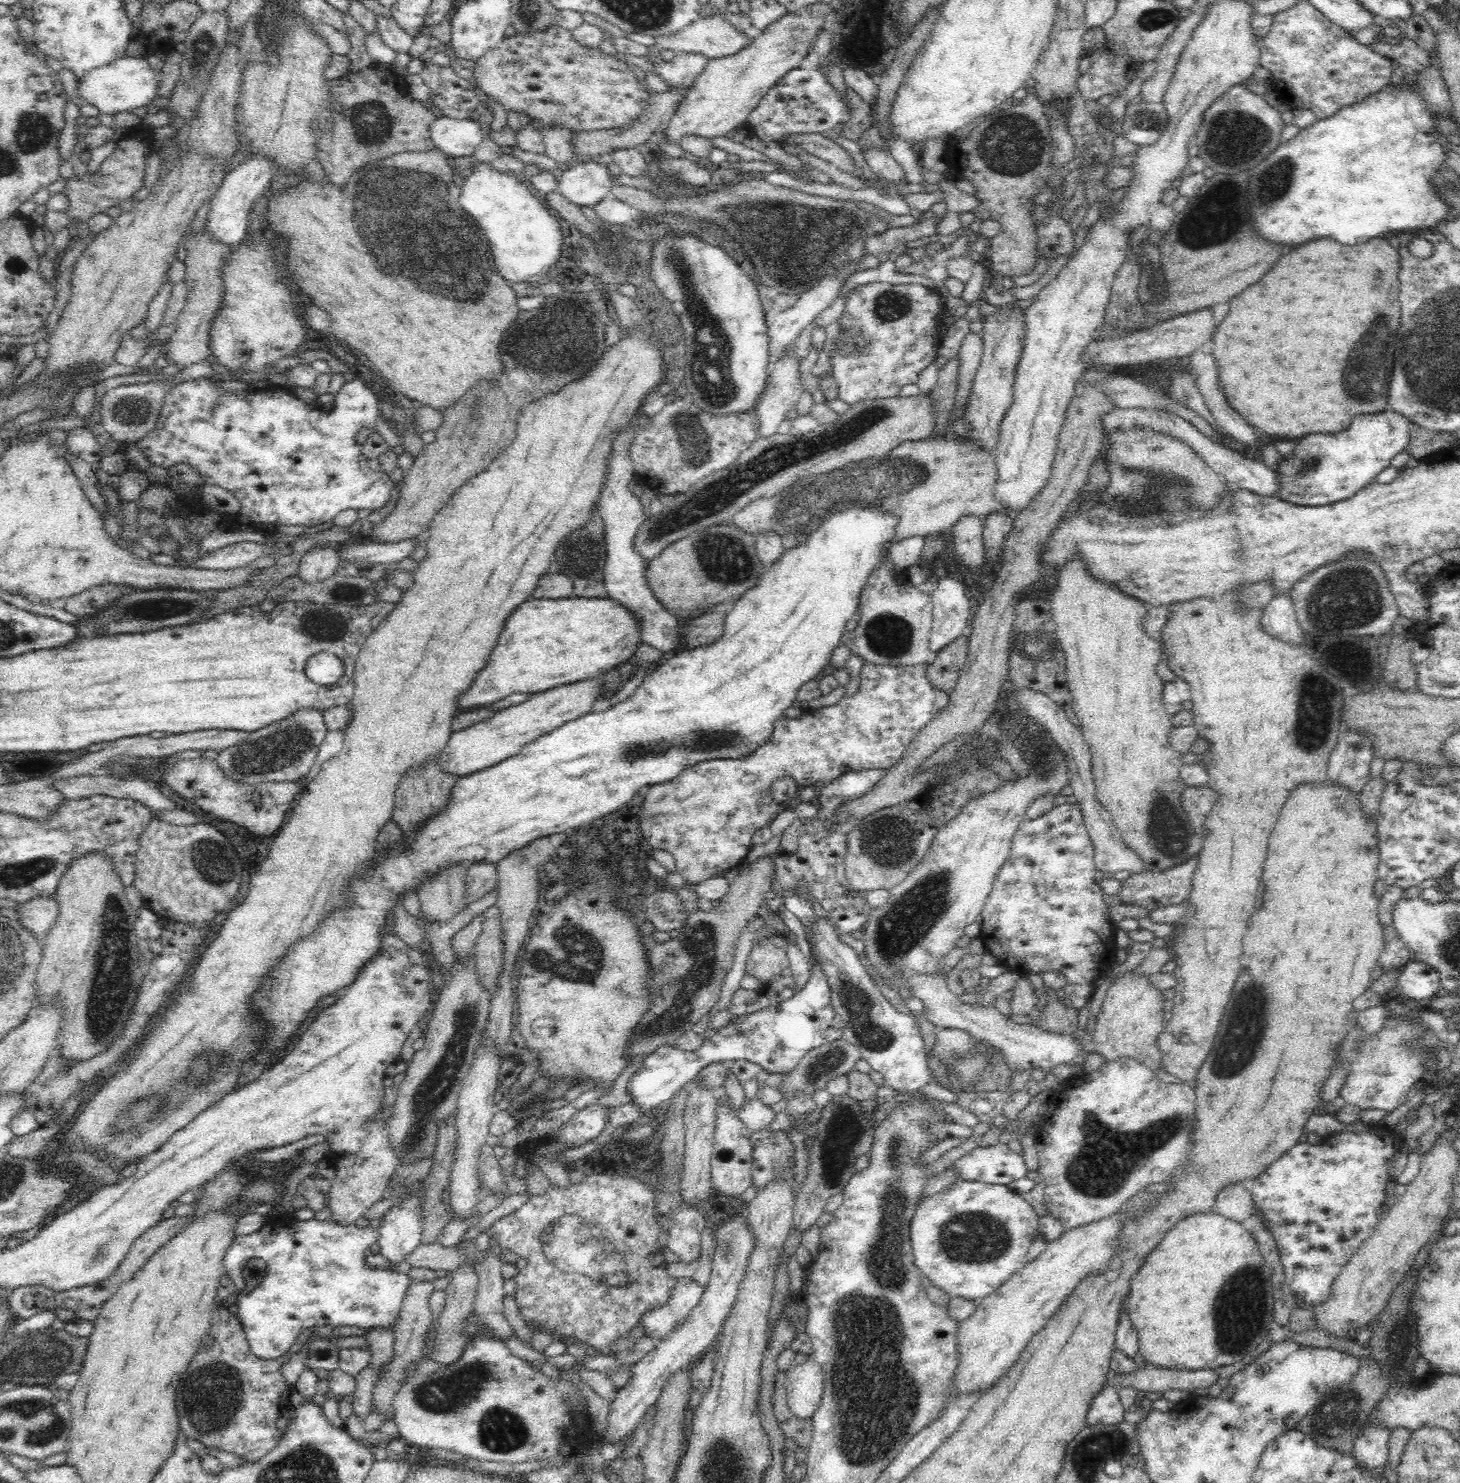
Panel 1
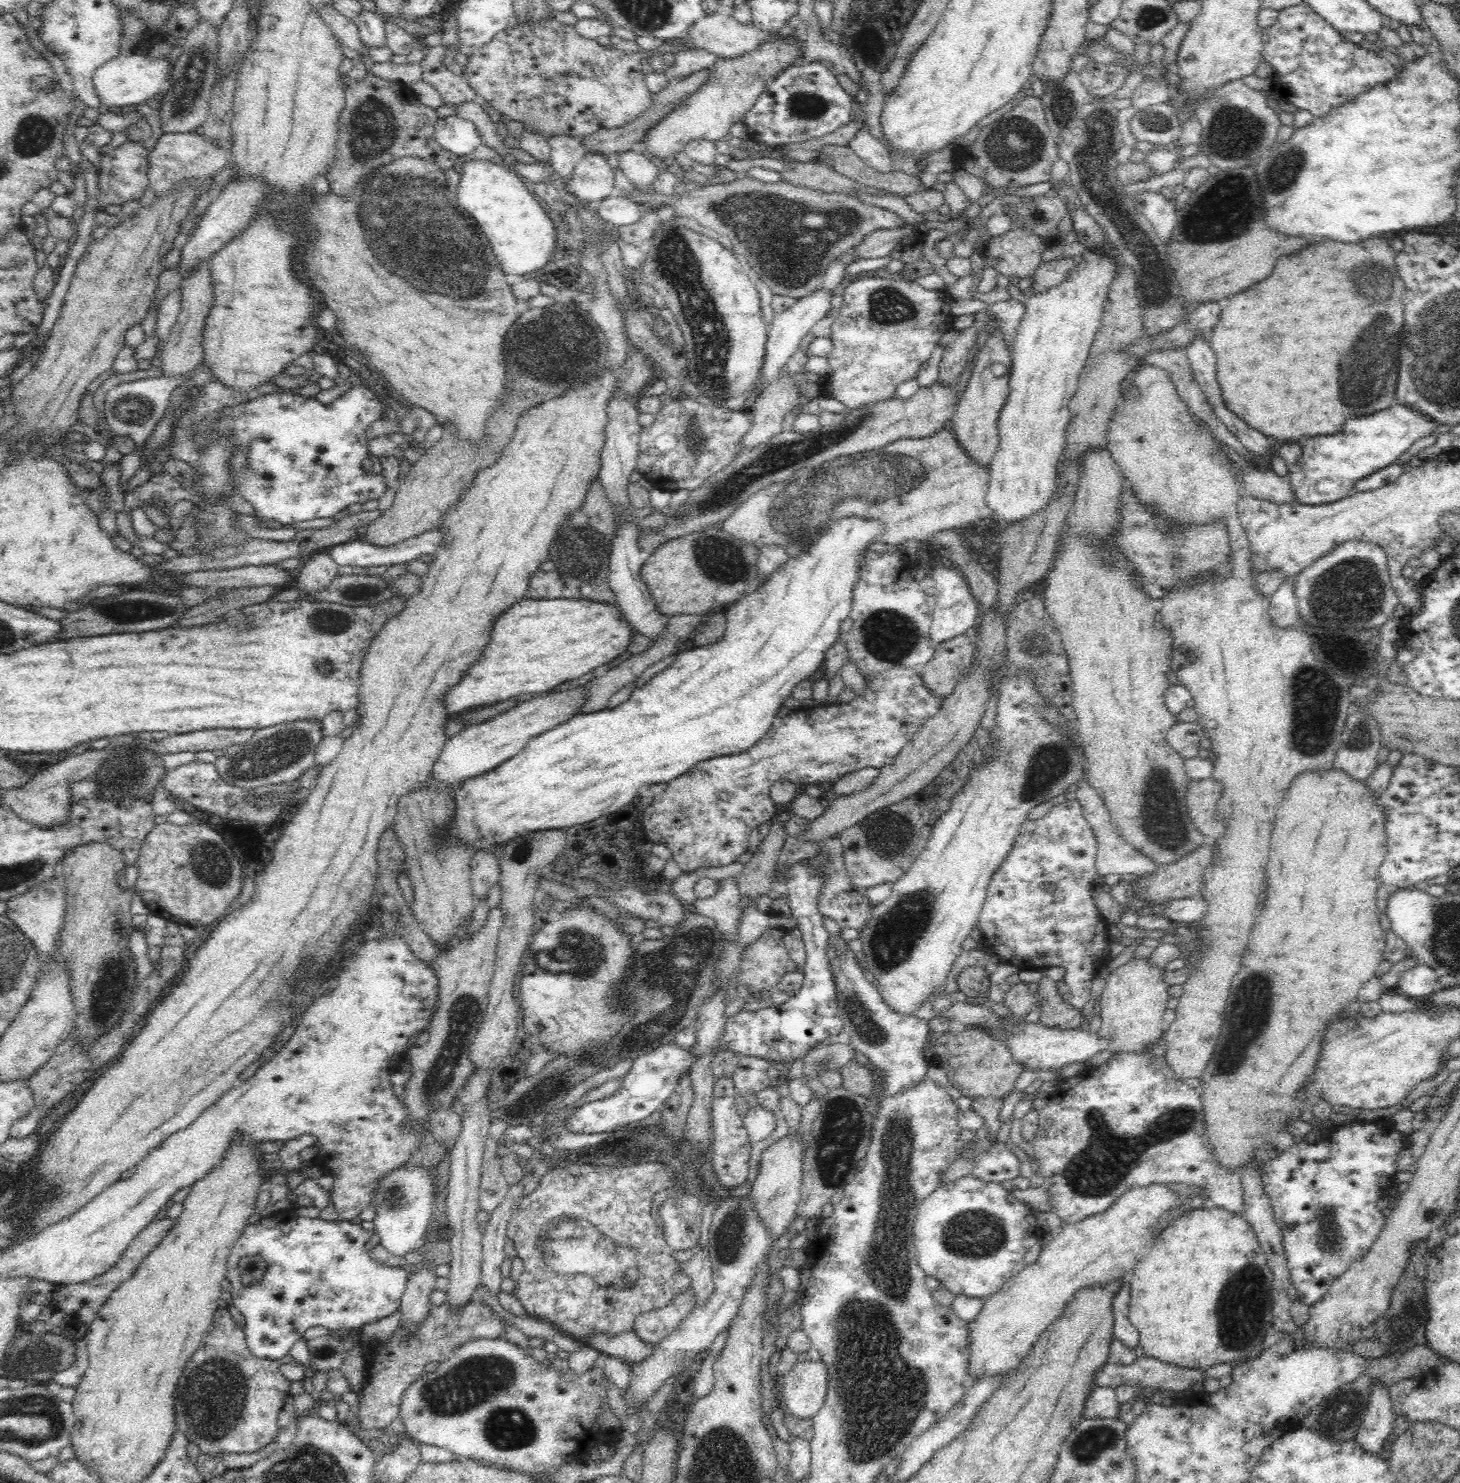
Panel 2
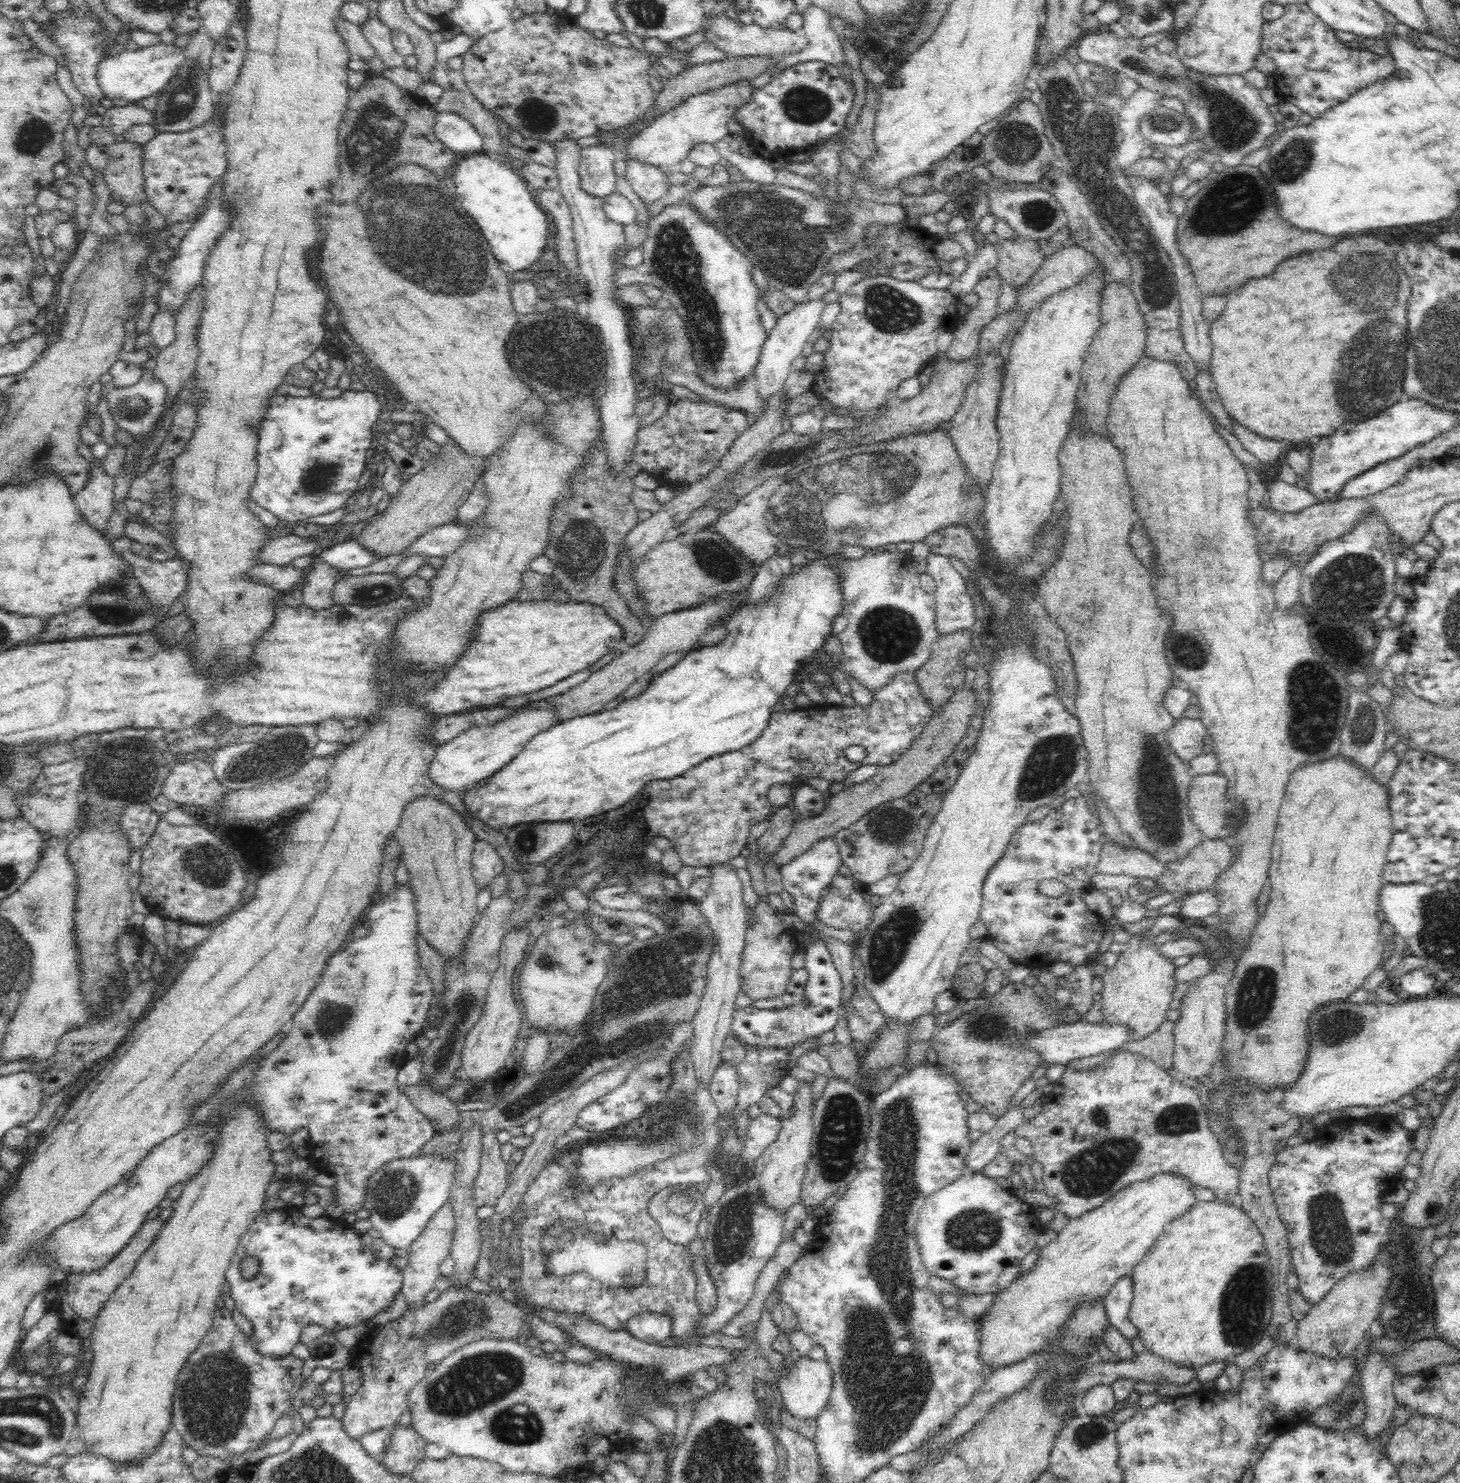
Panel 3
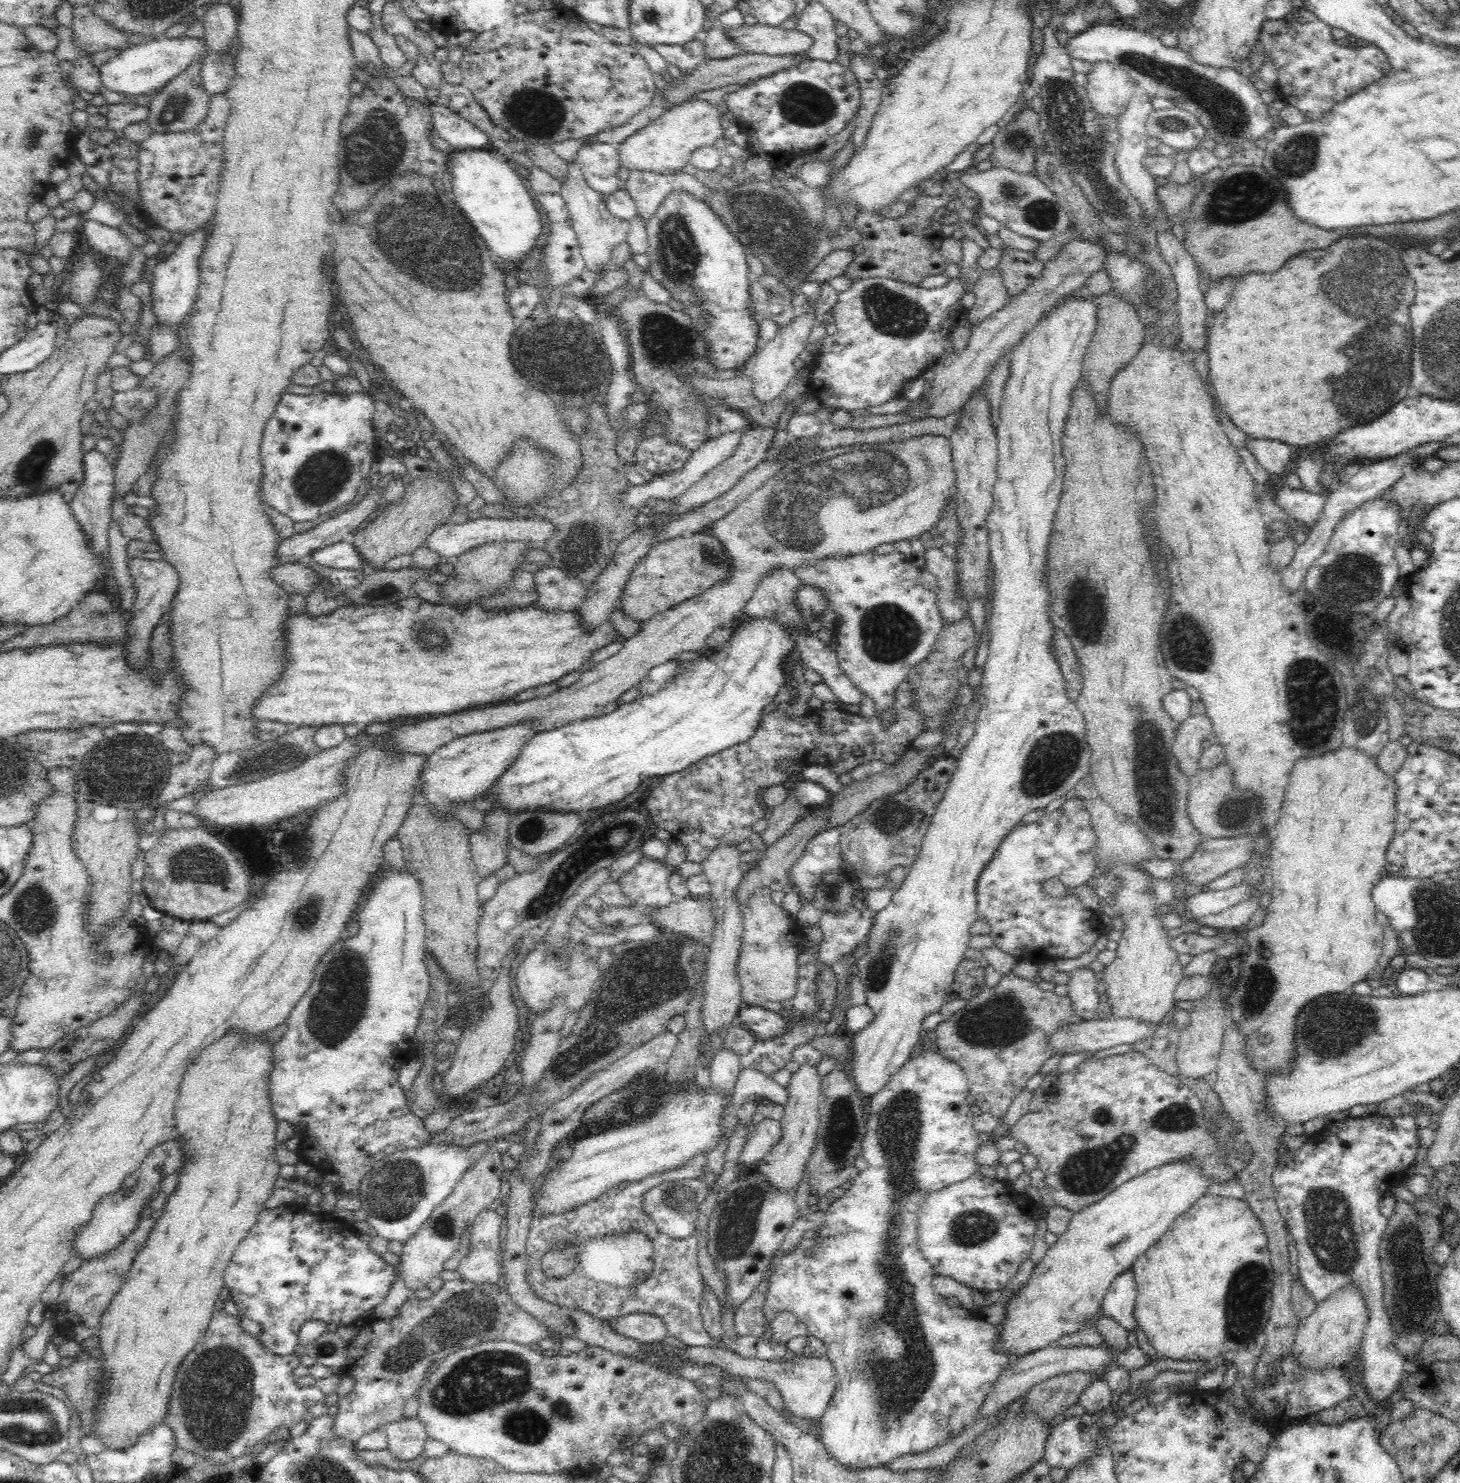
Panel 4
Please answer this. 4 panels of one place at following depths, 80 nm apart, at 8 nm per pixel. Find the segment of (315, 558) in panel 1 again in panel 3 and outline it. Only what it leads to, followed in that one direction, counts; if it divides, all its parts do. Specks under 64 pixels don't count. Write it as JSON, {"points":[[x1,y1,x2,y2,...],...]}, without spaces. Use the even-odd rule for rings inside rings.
{"points":[[317,562,314,569,307,570,306,582,302,586,303,602,311,610,326,610,336,604,333,600,337,570,328,564]]}

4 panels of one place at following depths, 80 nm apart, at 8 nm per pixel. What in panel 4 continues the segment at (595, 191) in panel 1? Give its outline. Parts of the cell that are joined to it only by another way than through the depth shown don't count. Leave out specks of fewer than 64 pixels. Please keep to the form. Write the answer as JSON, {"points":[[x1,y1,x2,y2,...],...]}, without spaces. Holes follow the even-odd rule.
{"points":[[606,142,587,143,577,153,586,182,605,195,618,190,618,169,620,168,617,146]]}

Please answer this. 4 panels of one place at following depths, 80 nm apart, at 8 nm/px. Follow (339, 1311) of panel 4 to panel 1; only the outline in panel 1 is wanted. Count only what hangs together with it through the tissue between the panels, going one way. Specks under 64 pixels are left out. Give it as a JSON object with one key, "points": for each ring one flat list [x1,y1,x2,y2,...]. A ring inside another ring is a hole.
{"points":[[286,1211,276,1217,268,1218,259,1230,250,1234,238,1235,224,1255,223,1265,226,1275,232,1280,231,1291,236,1293,237,1317,242,1323,250,1351,254,1356,264,1360,278,1359,286,1354,300,1333,314,1326,358,1326,358,1328,375,1328,377,1325,392,1326,398,1320,401,1305,406,1296,411,1278,407,1273,390,1268,372,1268,367,1264,368,1247,378,1240,377,1228,362,1227,355,1224,338,1224,320,1221,314,1216,297,1219,294,1211],[248,1258,264,1259,266,1276,251,1292,242,1293,242,1262]]}

